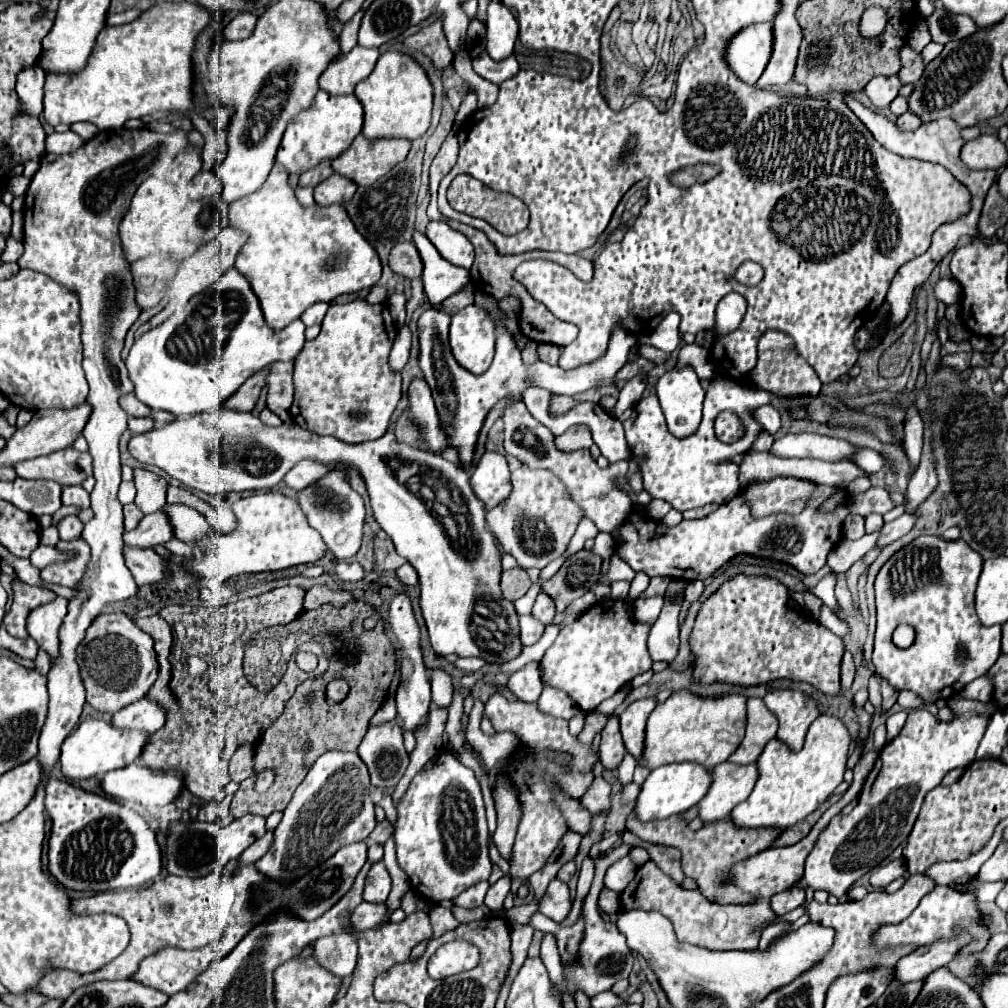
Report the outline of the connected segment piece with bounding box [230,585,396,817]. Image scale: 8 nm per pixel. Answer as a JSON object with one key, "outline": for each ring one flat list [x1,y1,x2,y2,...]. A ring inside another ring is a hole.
{"outline":[[314,585,312,589,306,591,304,609,312,609,312,611,304,611,298,619,294,619,288,625,278,625,278,627,260,631,254,637,254,641,250,641,246,655,244,655,244,675,250,679,250,683,260,683,260,679,264,679,264,683,276,683,276,675,280,675,280,671,286,671,286,663,292,657,292,653,296,651,298,643,306,643,306,641,314,639,316,643,322,645,326,657,330,657,328,681,346,679,346,683,350,685,350,693,344,701,329,705,329,702,326,701,326,691,320,691,320,687,316,687,316,683,320,683,320,679,314,681,314,689,306,691,306,699,304,699,304,687,300,687,300,691,294,693,282,719,276,719,276,723,272,723,272,727,276,727,276,735,280,735,280,739,274,741,272,735,268,735,268,731,272,731,272,727,268,727,264,733,264,739,258,743,256,755,254,755,254,771,258,773,260,769,270,767,276,771,276,781,264,795,258,795,252,791,252,777,244,779,230,803,232,817,242,817,244,813,258,813,258,815,268,817,272,811,284,811,286,805,290,803,296,787,302,783,308,769,314,765,314,761,322,753,326,753,326,751,356,751,362,737,366,735,370,717,384,703,390,681,396,673,394,647,390,645,390,639,384,635,382,619,368,603,352,601,352,595,346,591,330,591,326,585],[324,603,330,603,330,605,346,603,346,605,344,607,330,607,330,605,320,607],[304,741,312,743,312,749,308,753,302,753,302,749,300,749,300,745]]}

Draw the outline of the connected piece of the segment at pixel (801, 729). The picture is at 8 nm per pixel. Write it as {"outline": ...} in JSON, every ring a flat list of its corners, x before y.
{"outline":[[772,691,772,693,768,693,764,697,764,703,778,717,780,727,778,727,776,739,780,739,782,743,786,743,790,747,790,751,800,751,802,745,804,745,804,735,806,735,808,727,820,715,816,703,808,695,804,695,800,691]]}

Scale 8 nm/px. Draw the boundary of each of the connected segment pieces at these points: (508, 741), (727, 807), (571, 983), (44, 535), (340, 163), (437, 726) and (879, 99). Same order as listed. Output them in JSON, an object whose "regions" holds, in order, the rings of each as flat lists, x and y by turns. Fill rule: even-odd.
{"regions":[[[474,701,474,709,470,713,470,723,466,729,466,737,470,741,470,745,480,751,482,759,486,761,486,767,490,771,490,767,504,759,504,757,512,757,512,753,522,745,520,737,512,731,502,731,496,733,494,737,488,737,480,731,480,709,482,709,482,701]],[[726,761,716,765,710,775,712,783,696,805,698,817,704,823,726,819,738,803,748,799,756,783,756,765,734,765]],[[622,844,620,847,614,847,606,853,600,853,596,857,596,875,594,875,594,881,592,881,592,887,590,887,590,893,584,901,584,937,580,941,580,947,578,947,578,953,576,957,564,967,564,981,566,981,566,991,570,997,574,997,576,991,582,991,586,993,590,999,602,991,608,991,612,989,612,985,618,981,618,979,624,979,630,975,630,969,632,969,632,963,634,963,634,957,632,957,632,951,628,949,626,945,626,939,624,935,618,931,618,927,610,921,604,921,598,913,598,895,600,895,600,889,604,887,604,873,606,869,610,867,610,863,618,861,620,857,624,857,629,853,629,850,633,845]],[[50,526,40,533,40,543,47,546,55,546,60,540,57,527]],[[358,135,344,155,338,155,332,161,332,169,352,179,356,185,366,187,372,185,376,179,386,175,392,165,400,163,410,151,410,141,406,139,376,139,368,141,366,137]],[[432,705,430,707,430,715,426,717,426,723,414,731,416,746,409,754,410,762,404,773,404,777,400,779,400,783,396,785,392,794,394,805,398,805,398,801,404,797,404,791,408,789,412,777,440,749,440,745,442,745,442,733,444,733,444,727,446,727,446,719,448,719,448,711]],[[896,75,892,77,876,77,872,79,866,87,864,87,864,93,868,95,868,99,878,107,878,109,884,109,888,107,896,95,898,95,898,89,900,89,900,81,896,79]]]}

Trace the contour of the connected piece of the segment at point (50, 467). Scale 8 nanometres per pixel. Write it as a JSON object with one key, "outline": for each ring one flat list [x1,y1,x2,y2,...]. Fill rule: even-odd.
{"outline":[[66,447,64,451,54,451,52,455,28,459,26,463,16,463,14,469,16,469,18,477,24,477,24,479,52,479,52,481,60,483,62,487,64,485,78,485,86,477,92,475,92,455,90,453,80,453,74,447]]}

